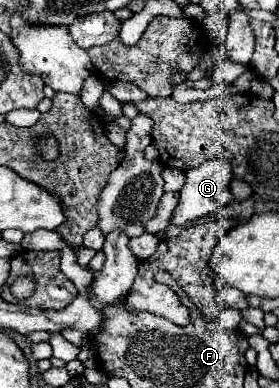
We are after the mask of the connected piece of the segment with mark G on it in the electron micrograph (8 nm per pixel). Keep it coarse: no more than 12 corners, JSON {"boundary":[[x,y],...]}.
{"boundary":[[210,159],[186,171],[172,223],[232,201],[232,163]]}

